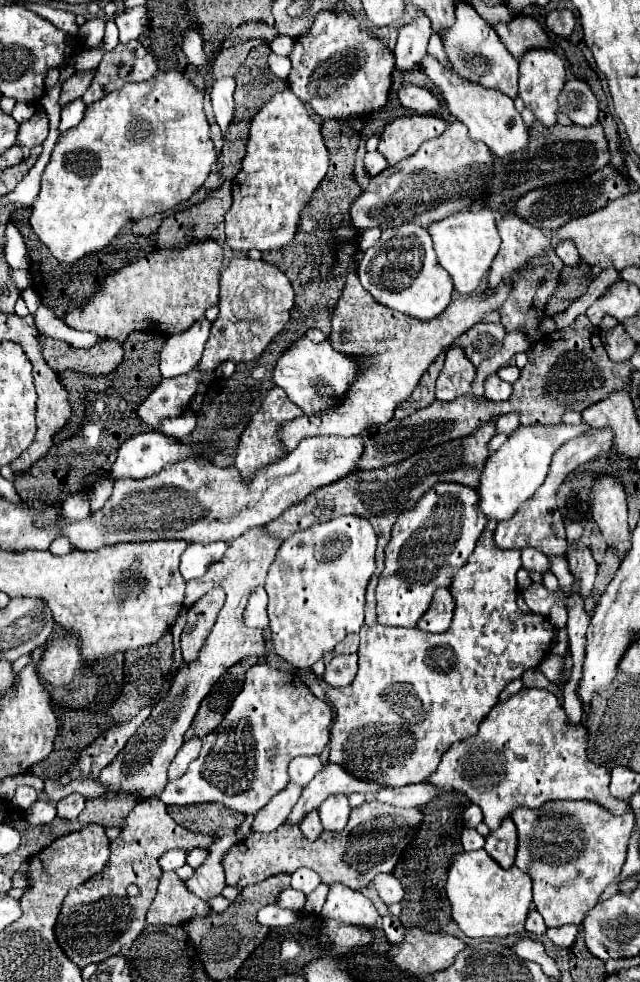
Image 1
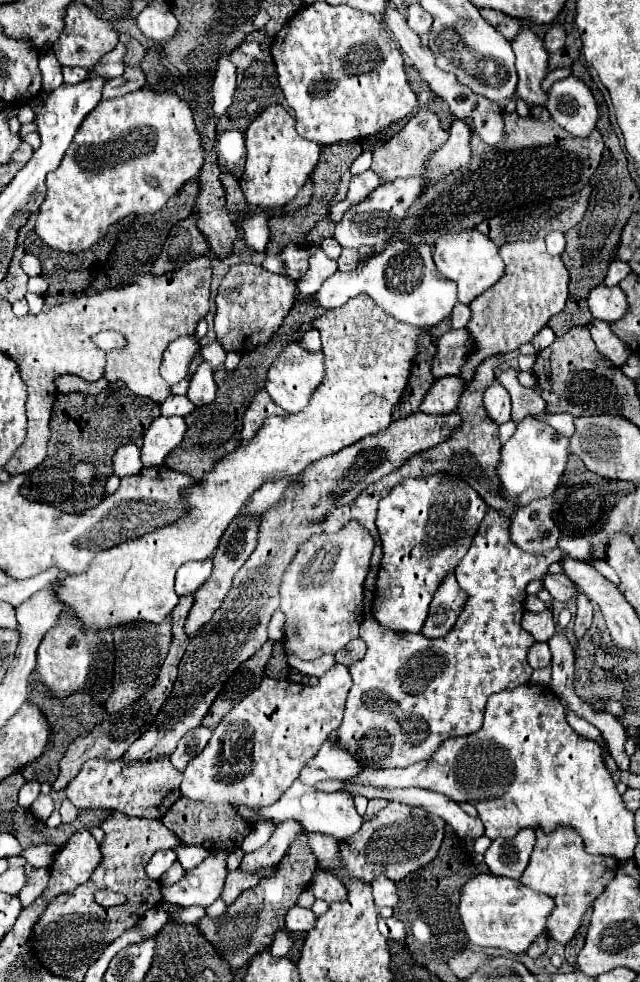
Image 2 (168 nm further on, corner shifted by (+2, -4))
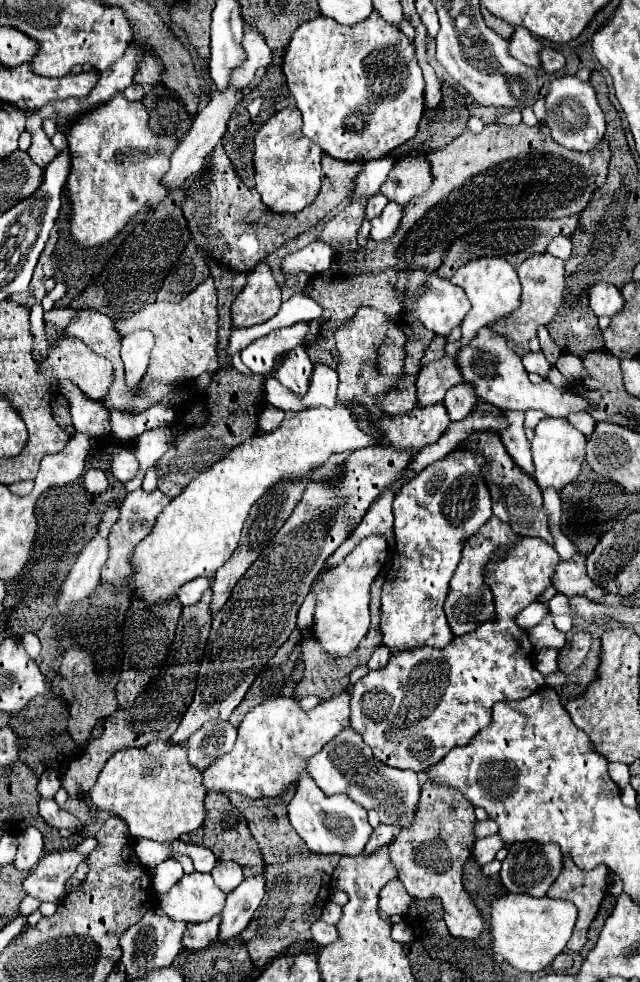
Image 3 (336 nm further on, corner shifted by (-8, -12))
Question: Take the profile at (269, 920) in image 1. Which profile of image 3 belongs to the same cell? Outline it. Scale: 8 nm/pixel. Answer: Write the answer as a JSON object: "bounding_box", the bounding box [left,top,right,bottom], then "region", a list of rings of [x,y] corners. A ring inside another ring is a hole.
{"bounding_box":[310,920,338,946],"region":[[[316,920],[316,922],[310,926],[310,930],[312,930],[312,940],[314,940],[318,946],[326,946],[326,944],[330,944],[330,942],[334,942],[334,940],[338,938],[336,926],[330,926],[330,924],[322,922],[322,920]]]}

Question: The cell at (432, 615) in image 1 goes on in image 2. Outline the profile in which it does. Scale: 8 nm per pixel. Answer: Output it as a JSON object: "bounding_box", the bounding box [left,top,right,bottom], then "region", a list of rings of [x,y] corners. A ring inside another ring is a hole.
{"bounding_box":[422,572,468,638],"region":[[[450,572],[434,594],[422,634],[426,638],[446,636],[456,624],[460,612],[464,610],[466,600],[468,600],[468,594],[458,586],[454,572]]]}

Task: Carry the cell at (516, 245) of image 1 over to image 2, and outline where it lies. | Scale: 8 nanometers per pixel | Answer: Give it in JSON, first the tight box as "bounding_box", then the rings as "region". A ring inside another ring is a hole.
{"bounding_box":[460,240,568,384],"region":[[[544,240],[504,244],[500,248],[500,258],[506,264],[506,274],[498,284],[470,304],[472,318],[466,324],[466,332],[472,336],[476,350],[468,354],[468,360],[462,366],[460,378],[464,384],[472,382],[478,364],[488,356],[508,354],[530,342],[534,334],[546,326],[550,316],[564,310],[568,300],[568,270],[560,256],[546,252]]]}

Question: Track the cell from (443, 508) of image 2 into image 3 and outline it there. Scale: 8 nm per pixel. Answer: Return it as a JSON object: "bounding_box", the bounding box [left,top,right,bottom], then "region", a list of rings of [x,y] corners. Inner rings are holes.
{"bounding_box":[382,450,492,650],"region":[[[456,450],[444,456],[442,460],[424,468],[414,480],[404,484],[394,498],[394,534],[396,550],[392,556],[392,566],[388,570],[384,588],[382,588],[382,644],[404,650],[404,648],[444,648],[450,644],[454,634],[448,628],[442,604],[448,596],[448,582],[460,562],[460,552],[474,532],[492,516],[490,492],[480,476],[482,466],[480,454],[470,454],[466,450]]]}

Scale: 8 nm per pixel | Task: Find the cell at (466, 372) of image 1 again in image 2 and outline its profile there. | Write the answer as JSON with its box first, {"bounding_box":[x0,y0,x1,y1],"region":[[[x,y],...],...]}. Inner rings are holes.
{"bounding_box":[420,376,464,416],"region":[[[458,376],[436,380],[434,386],[428,390],[424,402],[420,404],[420,412],[436,414],[436,416],[456,412],[456,404],[460,400],[462,390],[464,390],[464,384],[462,380],[458,380]]]}

